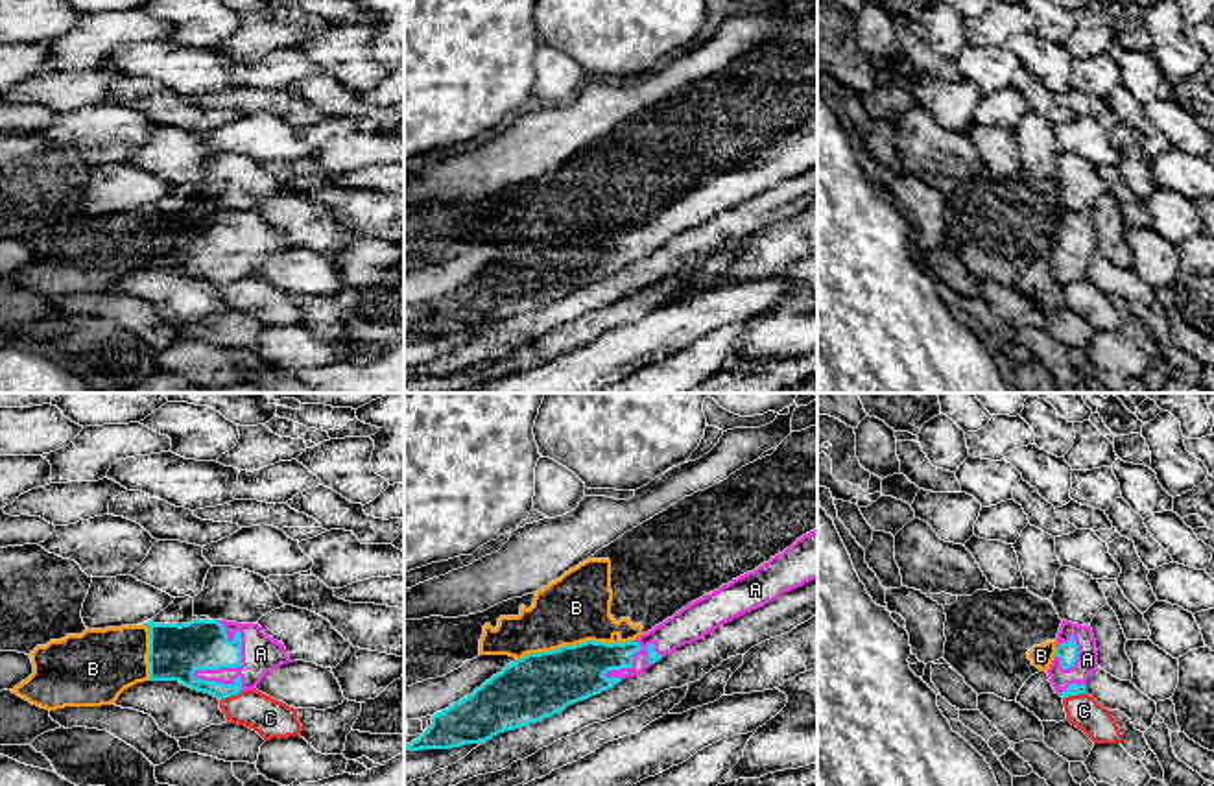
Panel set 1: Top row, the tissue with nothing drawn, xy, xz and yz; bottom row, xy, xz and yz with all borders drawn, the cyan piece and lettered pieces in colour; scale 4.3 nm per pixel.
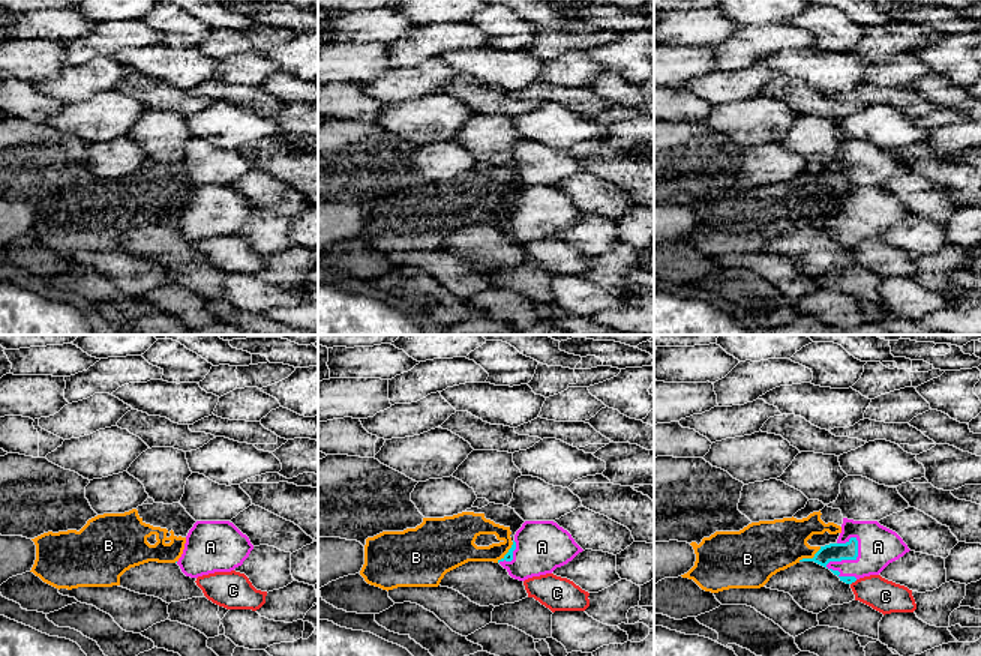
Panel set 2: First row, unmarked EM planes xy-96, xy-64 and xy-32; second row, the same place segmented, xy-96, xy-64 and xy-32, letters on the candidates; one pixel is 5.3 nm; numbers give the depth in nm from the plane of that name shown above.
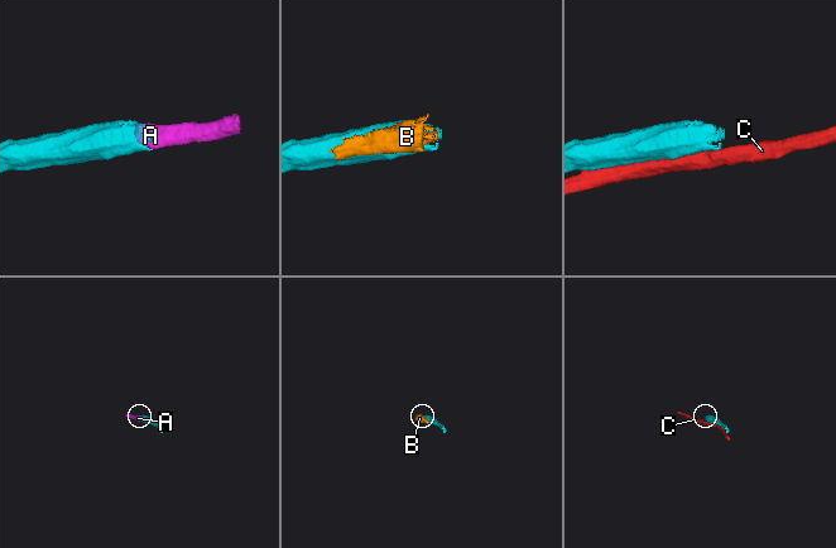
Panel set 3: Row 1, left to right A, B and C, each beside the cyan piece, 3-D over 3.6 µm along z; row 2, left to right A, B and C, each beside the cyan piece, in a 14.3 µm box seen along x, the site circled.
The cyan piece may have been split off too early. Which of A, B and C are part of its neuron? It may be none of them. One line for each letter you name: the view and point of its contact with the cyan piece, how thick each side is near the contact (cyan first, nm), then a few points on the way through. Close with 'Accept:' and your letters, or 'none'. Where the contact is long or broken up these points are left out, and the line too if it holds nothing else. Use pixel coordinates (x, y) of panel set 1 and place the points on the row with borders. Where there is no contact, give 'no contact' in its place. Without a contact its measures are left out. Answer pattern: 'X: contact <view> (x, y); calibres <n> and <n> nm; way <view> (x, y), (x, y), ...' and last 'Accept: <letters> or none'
A: contact xy (216, 668); calibres 240 and 170 nm; way xy (176, 652), (202, 654), (216, 668), (261, 654)
Accept: A

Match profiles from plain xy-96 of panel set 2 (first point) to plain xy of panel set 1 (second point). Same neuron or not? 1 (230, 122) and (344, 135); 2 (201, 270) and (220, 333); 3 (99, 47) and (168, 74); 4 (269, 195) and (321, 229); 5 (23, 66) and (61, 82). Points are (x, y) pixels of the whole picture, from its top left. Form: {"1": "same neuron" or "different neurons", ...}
{"1": "different neurons", "2": "same neuron", "3": "different neurons", "4": "same neuron", "5": "different neurons"}

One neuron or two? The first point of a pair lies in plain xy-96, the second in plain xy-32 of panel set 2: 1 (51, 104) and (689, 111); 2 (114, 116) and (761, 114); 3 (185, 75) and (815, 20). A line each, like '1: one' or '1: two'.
1: one
2: one
3: two

